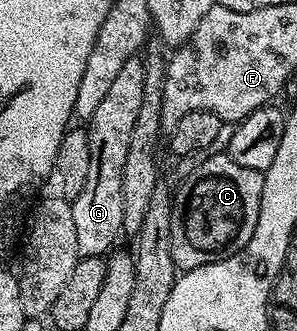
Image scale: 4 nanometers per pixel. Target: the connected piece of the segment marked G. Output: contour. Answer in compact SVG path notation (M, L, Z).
M139 57L126 60L126 64L114 79L114 85L107 90L105 98L94 108L94 116L87 119L86 129L90 140L90 172L86 185L78 196L71 199L74 212L74 236L78 236L78 252L86 258L104 256L113 249L116 237L124 229L124 205L122 204L122 168L126 168L126 152L130 152L130 140L134 136L134 124L138 124L138 108L142 108L142 84L144 64Z

